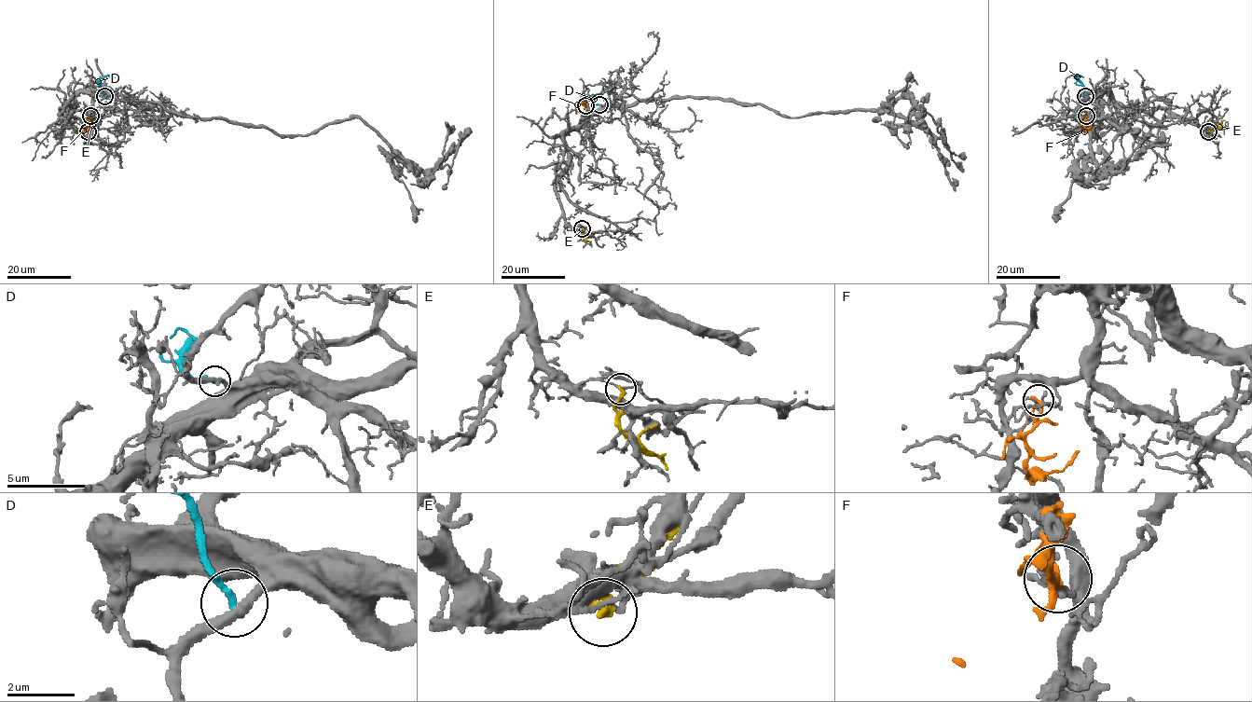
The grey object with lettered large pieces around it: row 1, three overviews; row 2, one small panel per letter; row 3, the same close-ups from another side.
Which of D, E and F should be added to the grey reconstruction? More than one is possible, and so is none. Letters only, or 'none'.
none

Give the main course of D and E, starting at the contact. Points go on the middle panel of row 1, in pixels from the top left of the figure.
D: (599, 104), (594, 103), (597, 95), (602, 95), (610, 103)
E: (582, 227), (582, 236), (591, 244)

